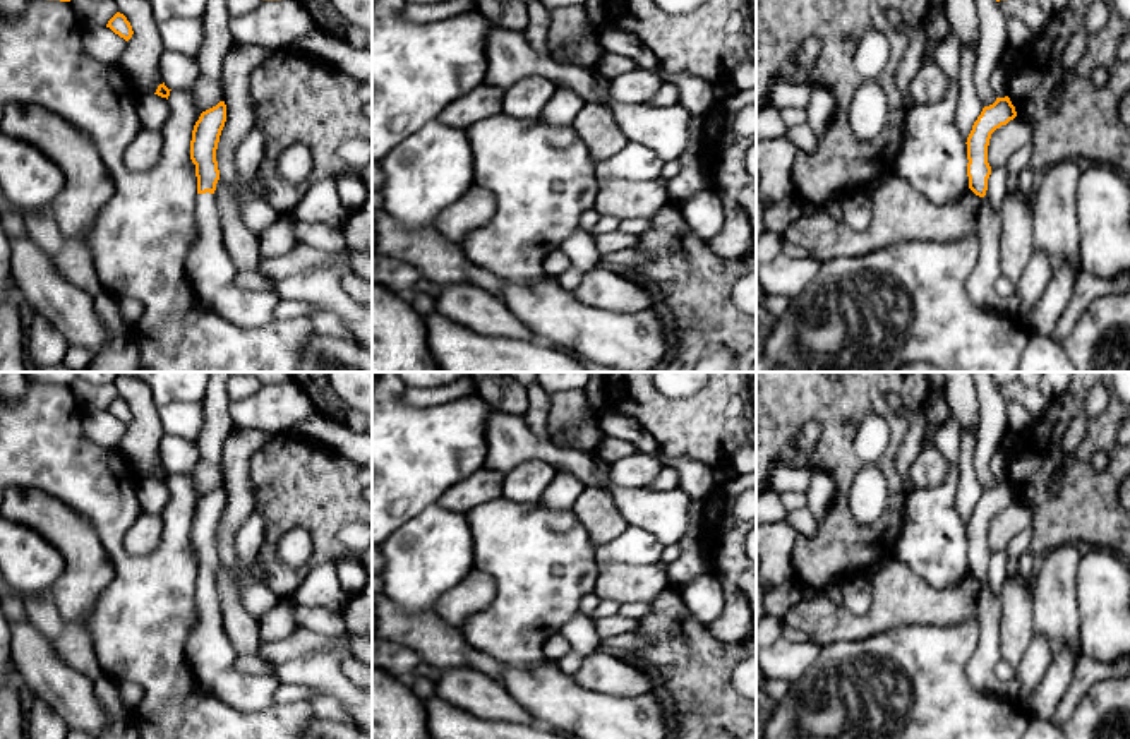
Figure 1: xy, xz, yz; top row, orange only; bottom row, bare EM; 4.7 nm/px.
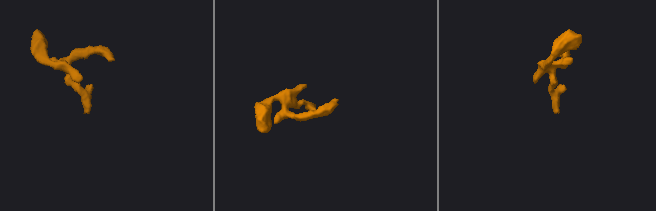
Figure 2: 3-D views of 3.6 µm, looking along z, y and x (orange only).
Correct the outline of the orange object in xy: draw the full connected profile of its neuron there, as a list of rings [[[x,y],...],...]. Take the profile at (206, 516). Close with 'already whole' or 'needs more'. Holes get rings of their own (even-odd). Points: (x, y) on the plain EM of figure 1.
[[[226,489],[201,497],[192,514],[190,544],[195,549],[195,614],[187,657],[199,684],[226,705],[255,713],[276,705],[279,681],[271,674],[250,674],[235,667],[235,653],[221,622],[214,574],[219,564],[216,533],[226,506]]] | needs more

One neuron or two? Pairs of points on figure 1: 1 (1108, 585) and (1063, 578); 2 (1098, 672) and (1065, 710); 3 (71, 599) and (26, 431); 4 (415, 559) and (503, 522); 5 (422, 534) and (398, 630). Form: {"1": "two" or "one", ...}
{"1": "two", "2": "one", "3": "two", "4": "two", "5": "two"}

